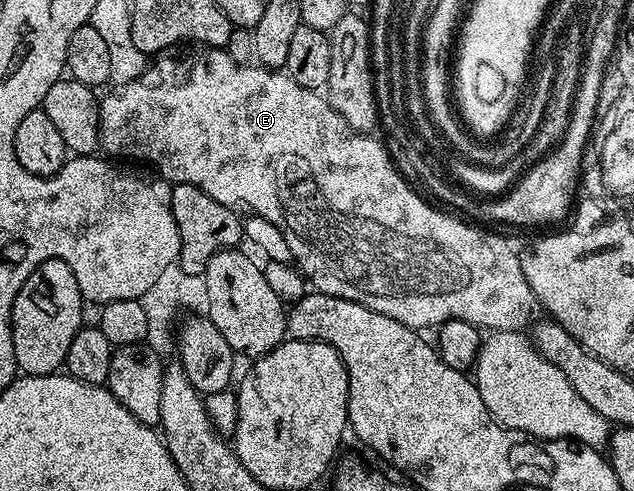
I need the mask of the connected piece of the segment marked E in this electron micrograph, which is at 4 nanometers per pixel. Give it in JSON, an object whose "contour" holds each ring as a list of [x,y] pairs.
{"contour":[[[205,48],[190,62],[189,73],[181,81],[177,81],[177,76],[171,69],[153,66],[138,80],[114,87],[112,90],[114,92],[109,92],[106,96],[102,95],[99,100],[101,106],[100,147],[106,148],[110,152],[108,153],[110,157],[130,156],[133,160],[146,160],[147,163],[157,167],[154,168],[156,175],[173,184],[195,186],[203,190],[203,194],[207,194],[215,202],[234,210],[250,208],[248,211],[252,215],[262,216],[279,228],[293,255],[292,263],[316,291],[335,298],[359,302],[379,314],[387,314],[387,318],[395,318],[395,322],[403,322],[403,326],[418,330],[436,329],[447,320],[471,322],[482,330],[499,332],[519,332],[528,329],[534,323],[538,315],[536,312],[539,312],[539,301],[523,274],[518,249],[513,249],[503,237],[476,228],[476,226],[481,227],[476,223],[464,224],[463,221],[440,212],[437,209],[440,207],[436,203],[426,199],[402,176],[400,170],[393,164],[385,144],[378,137],[376,140],[376,135],[355,131],[329,105],[328,99],[320,91],[299,86],[299,82],[292,80],[283,70],[262,68],[253,62],[237,63],[232,60],[231,54],[225,48]]]}

